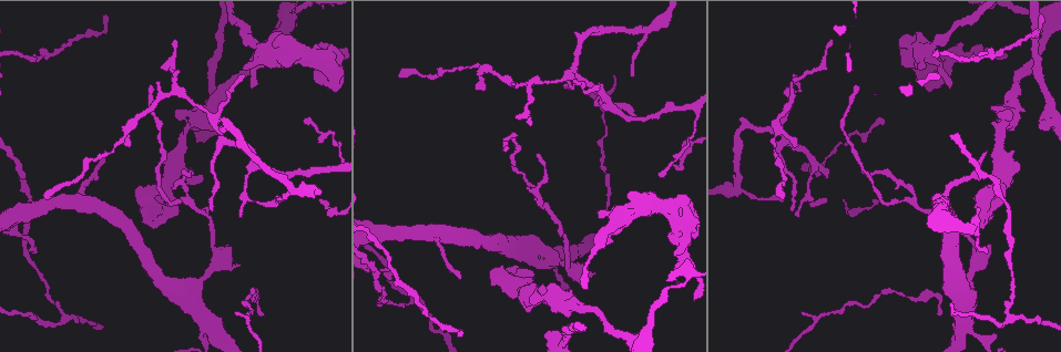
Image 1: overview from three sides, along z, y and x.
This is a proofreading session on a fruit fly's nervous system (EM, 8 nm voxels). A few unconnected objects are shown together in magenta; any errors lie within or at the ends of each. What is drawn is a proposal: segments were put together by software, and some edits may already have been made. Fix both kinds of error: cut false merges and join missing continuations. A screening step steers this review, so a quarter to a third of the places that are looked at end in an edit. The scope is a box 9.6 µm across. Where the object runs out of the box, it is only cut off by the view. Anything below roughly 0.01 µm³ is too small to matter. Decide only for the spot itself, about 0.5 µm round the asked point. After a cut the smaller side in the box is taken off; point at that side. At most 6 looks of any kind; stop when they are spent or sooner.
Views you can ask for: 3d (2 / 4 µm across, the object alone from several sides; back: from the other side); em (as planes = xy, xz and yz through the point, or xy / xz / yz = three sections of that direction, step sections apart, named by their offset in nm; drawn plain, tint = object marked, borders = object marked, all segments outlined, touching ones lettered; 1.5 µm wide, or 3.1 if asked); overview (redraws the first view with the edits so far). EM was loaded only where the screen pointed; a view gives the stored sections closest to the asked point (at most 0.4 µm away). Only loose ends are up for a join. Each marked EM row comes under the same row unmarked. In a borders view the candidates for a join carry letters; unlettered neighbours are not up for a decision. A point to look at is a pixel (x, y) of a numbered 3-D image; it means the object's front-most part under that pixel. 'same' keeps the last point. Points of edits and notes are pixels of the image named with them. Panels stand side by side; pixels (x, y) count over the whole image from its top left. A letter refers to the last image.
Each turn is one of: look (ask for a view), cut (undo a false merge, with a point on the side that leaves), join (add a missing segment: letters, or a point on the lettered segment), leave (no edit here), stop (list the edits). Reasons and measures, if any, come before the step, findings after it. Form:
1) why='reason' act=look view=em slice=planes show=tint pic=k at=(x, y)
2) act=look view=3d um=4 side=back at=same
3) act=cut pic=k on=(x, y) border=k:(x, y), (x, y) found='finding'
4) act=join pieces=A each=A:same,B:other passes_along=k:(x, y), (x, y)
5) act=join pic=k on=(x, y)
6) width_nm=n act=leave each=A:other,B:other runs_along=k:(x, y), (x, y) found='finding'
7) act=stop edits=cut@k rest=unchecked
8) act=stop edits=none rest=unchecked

why='three-way junction' act=look view=3d um=4 pic=1 at=(190, 202)

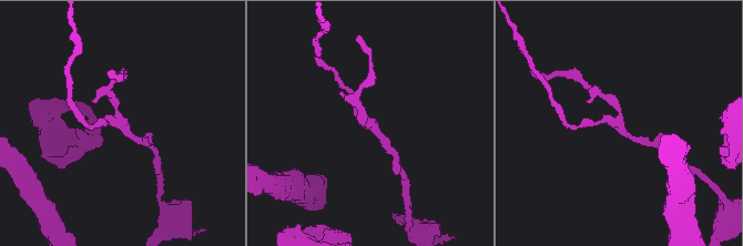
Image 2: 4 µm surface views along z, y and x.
act=look view=em slice=planes show=tint pic=2 at=(618, 122)

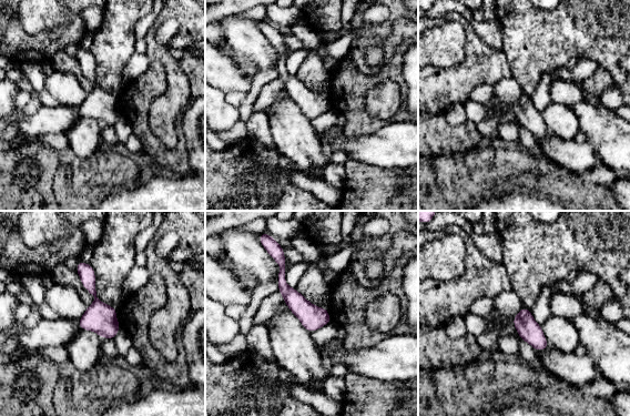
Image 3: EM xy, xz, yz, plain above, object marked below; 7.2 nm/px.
why='see the neighbours' act=look view=em slice=planes show=borders at=same

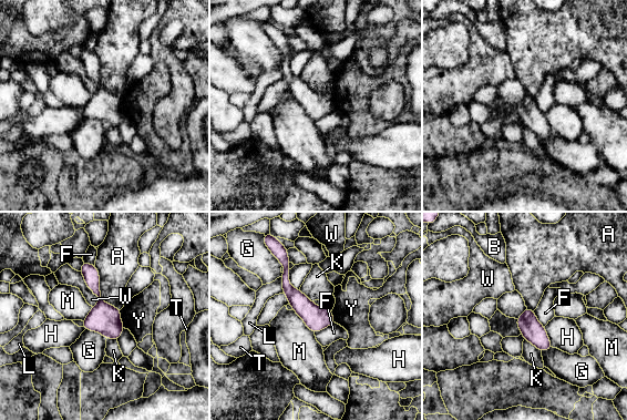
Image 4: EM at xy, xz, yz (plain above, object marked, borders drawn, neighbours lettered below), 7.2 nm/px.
act=leave each=A:other,B:other,F:other,G:other,H:other,K:other,L:other,M:other,T:other,W:other,Y:other runs_along=4:(84, 265), (115, 337) found='all the same neuron'

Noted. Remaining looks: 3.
why='four-way junction' act=look view=em slice=planes show=tint pic=1 at=(164, 183)

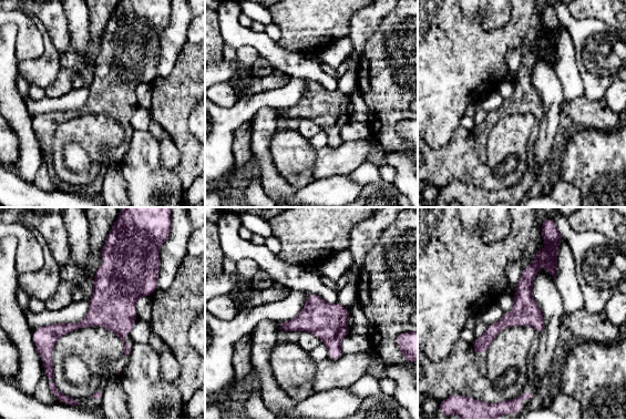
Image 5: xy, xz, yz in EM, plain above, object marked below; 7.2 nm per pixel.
act=look view=em slice=planes show=borders at=same

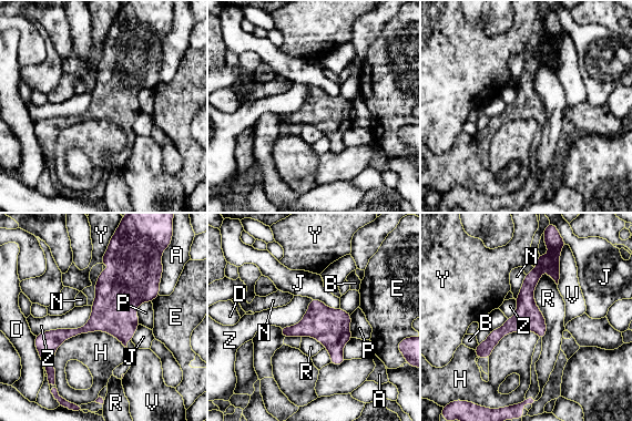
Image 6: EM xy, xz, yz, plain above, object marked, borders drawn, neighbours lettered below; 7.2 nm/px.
width_nm=200 act=leave each=A:other,B:other,D:other,E:other,H:other,J:other,N:other,P:other,R:other,V:other,Y:other,Z:other runs_along=6:(550, 257), (529, 284), (526, 310), (480, 356) found='one neuron here'

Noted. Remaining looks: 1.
act=stop edits=none rest=unchecked

